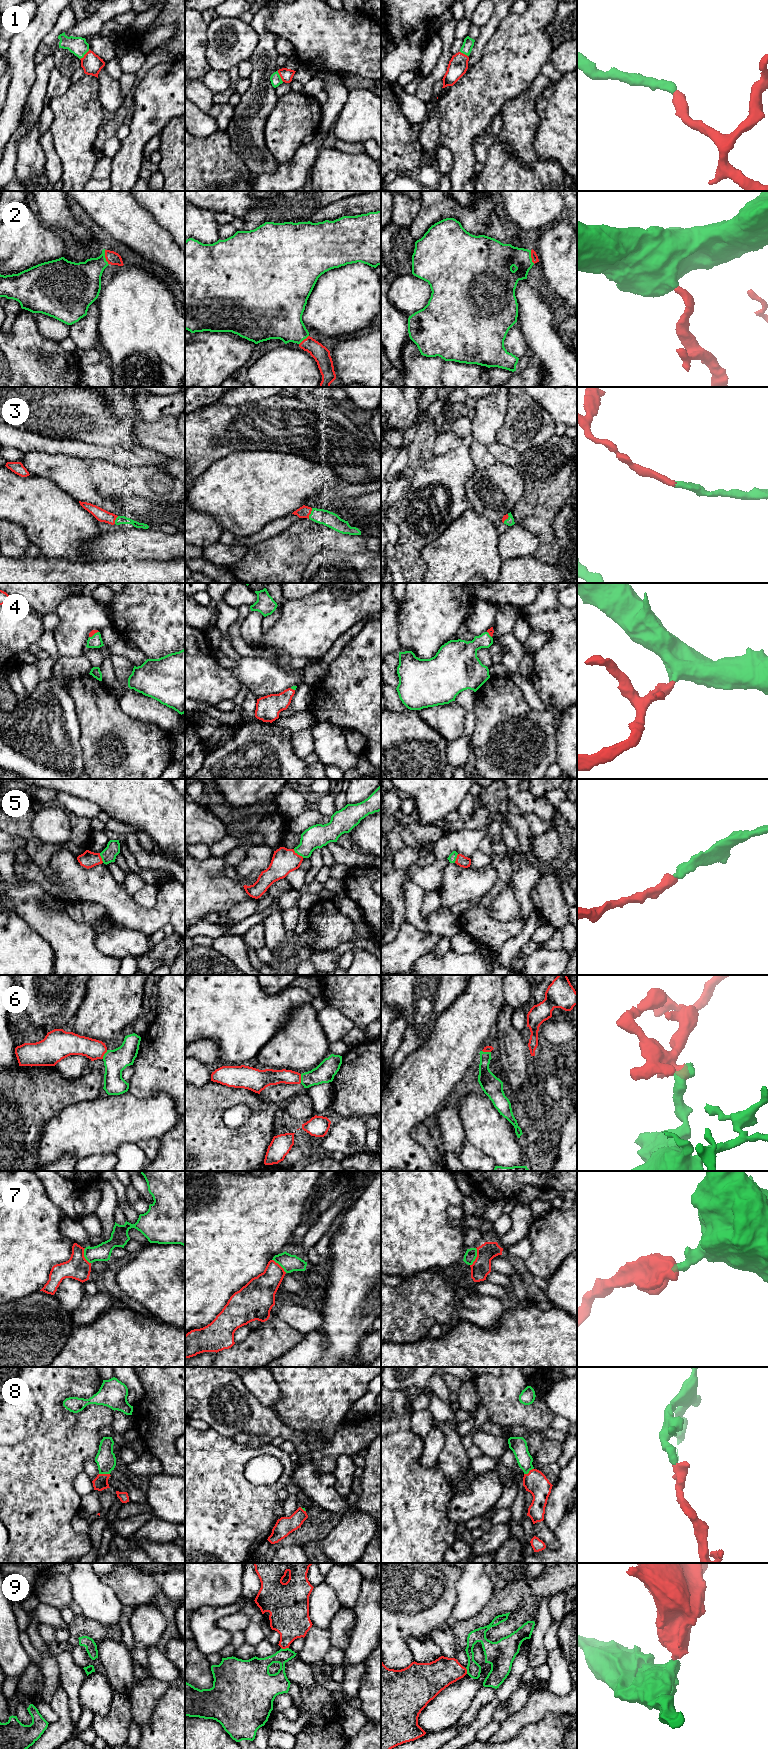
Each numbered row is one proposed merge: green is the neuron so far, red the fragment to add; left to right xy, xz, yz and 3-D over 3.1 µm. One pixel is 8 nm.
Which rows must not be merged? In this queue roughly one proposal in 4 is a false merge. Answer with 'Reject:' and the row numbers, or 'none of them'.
Reject: 7, 9

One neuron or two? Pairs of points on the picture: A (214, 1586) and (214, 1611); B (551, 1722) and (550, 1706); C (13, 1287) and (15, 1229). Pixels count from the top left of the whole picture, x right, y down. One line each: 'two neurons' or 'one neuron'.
A: two neurons
B: two neurons
C: one neuron

